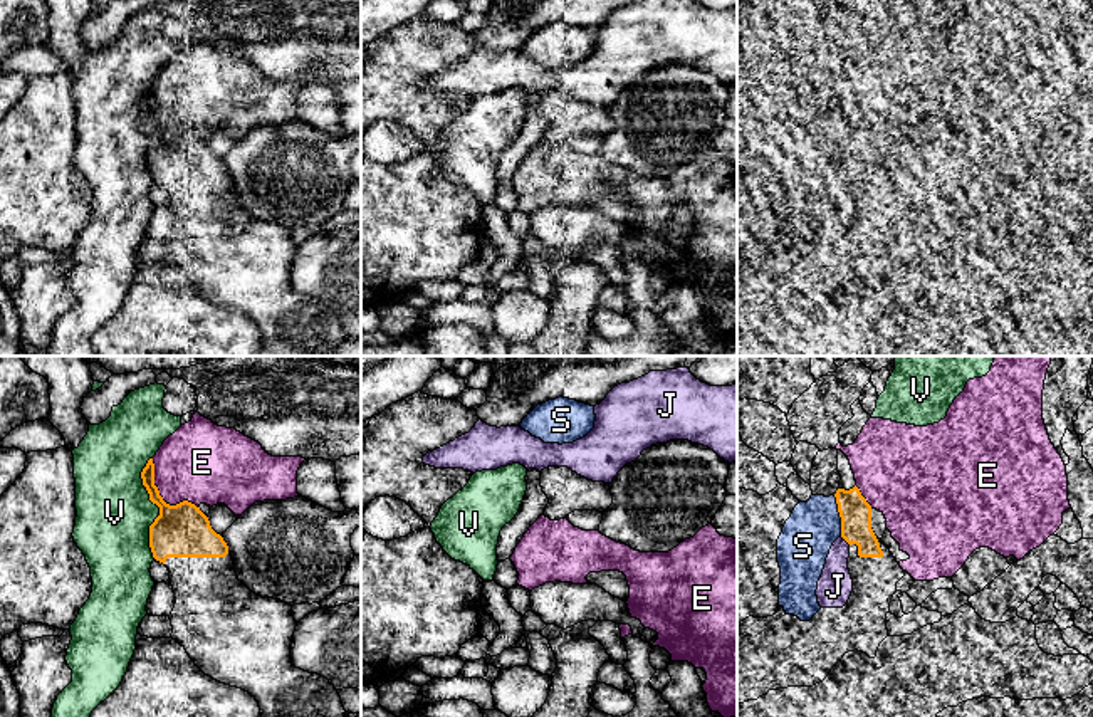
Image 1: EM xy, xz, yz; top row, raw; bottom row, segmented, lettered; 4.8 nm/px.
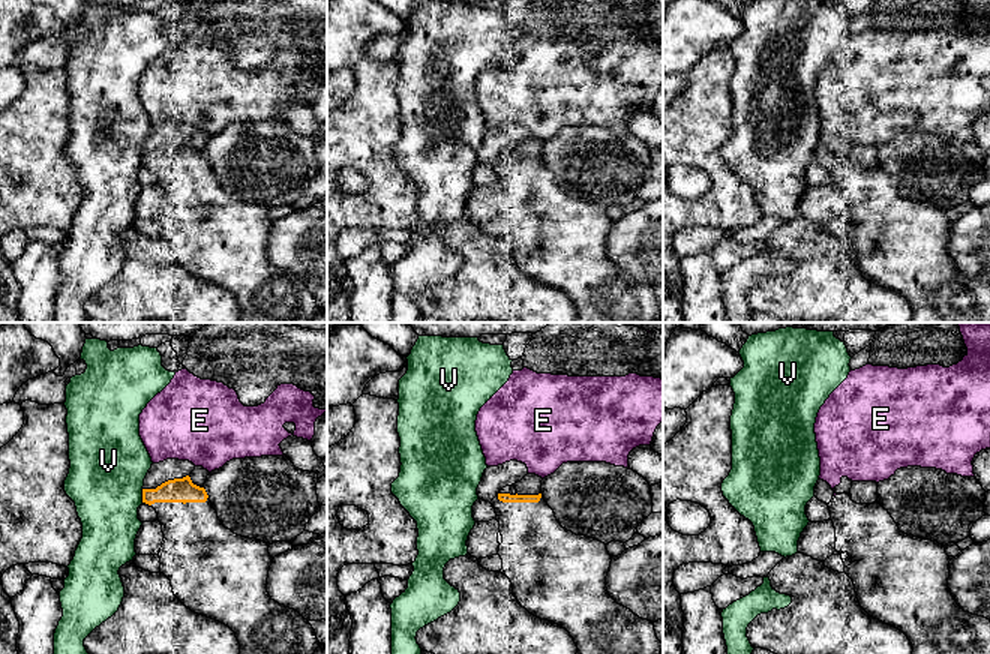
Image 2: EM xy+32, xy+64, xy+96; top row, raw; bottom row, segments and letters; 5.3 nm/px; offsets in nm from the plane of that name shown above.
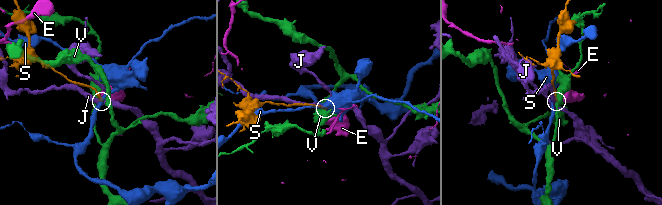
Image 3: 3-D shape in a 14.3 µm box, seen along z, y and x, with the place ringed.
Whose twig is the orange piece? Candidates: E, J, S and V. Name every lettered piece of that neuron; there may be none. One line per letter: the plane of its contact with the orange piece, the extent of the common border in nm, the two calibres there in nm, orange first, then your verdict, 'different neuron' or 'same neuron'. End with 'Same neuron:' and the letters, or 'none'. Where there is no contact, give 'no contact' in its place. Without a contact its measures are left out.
E: meets orange in xy; contact 340 nm long; 260 nm thick on the orange side, 380 nm on the other; different neuron
J: meets orange in yz; contact 60 nm long; 150 nm thick on the orange side, 170 nm on the other; different neuron
S: meets orange in yz; contact 200 nm long; 150 nm thick on the orange side, 260 nm on the other; different neuron
V: meets orange in xy; contact 480 nm long; 260 nm thick on the orange side, 360 nm on the other; different neuron
Same neuron: none

